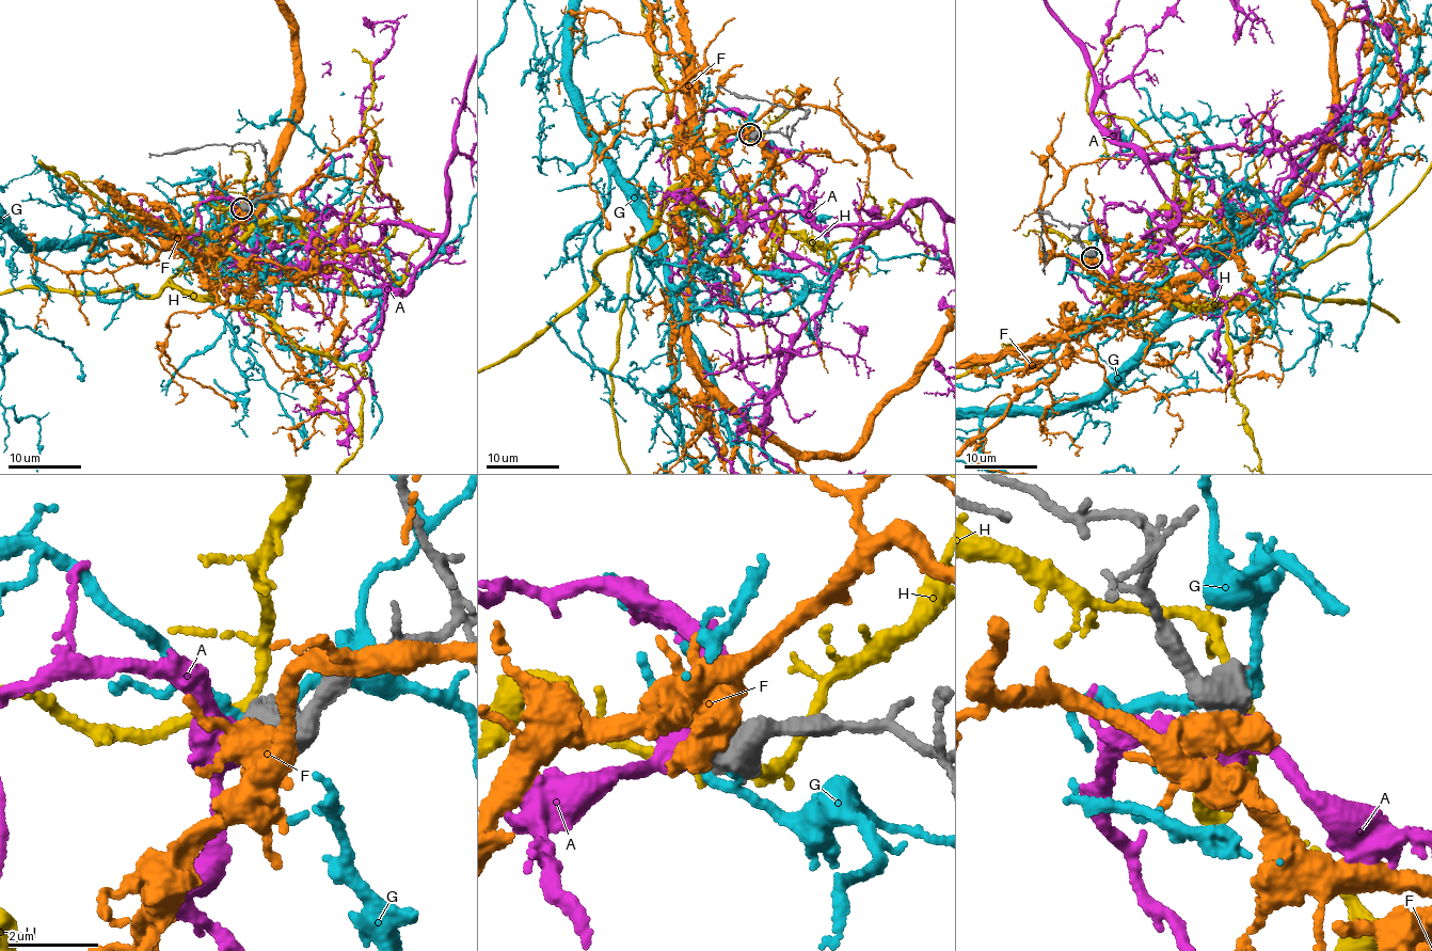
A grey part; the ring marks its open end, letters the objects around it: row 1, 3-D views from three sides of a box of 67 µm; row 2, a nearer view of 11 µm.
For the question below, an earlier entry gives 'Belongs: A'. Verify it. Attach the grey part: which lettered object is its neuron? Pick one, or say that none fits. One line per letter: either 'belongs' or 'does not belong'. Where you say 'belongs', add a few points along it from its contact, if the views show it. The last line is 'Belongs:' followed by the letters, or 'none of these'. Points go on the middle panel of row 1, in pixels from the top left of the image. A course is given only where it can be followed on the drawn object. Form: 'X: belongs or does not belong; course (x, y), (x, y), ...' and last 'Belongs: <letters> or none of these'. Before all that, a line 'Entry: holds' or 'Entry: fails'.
Entry: holds
A: belongs
F: does not belong
G: does not belong
H: does not belong
Belongs: A

